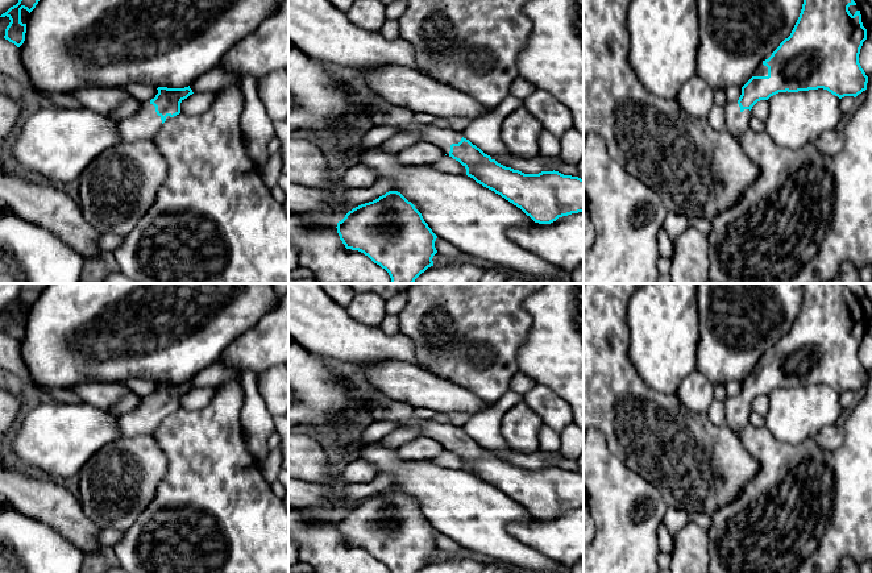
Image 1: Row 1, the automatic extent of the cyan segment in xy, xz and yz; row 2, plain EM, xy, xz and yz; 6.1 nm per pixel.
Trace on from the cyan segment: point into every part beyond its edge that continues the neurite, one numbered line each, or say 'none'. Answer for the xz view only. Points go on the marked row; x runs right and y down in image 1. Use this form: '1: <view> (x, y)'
1: xz (382, 113)

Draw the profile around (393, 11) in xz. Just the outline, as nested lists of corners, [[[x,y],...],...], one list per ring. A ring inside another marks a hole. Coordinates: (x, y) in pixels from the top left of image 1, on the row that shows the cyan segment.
[[[394,0],[390,4],[385,5],[386,20],[398,21],[403,12],[406,11],[407,3],[408,0]]]

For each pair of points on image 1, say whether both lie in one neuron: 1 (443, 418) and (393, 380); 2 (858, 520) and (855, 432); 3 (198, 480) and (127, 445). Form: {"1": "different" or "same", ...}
{"1": "different", "2": "same", "3": "different"}

